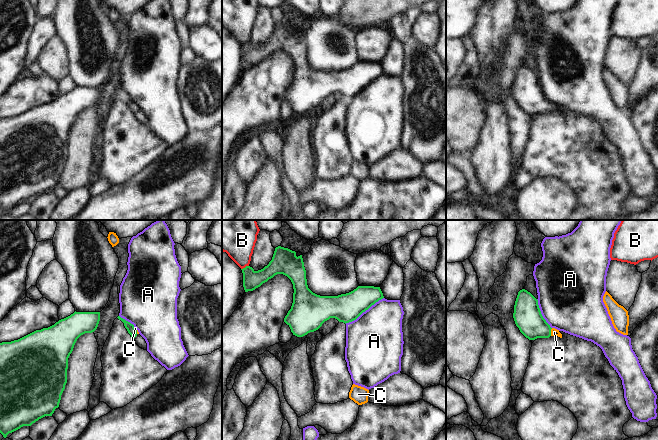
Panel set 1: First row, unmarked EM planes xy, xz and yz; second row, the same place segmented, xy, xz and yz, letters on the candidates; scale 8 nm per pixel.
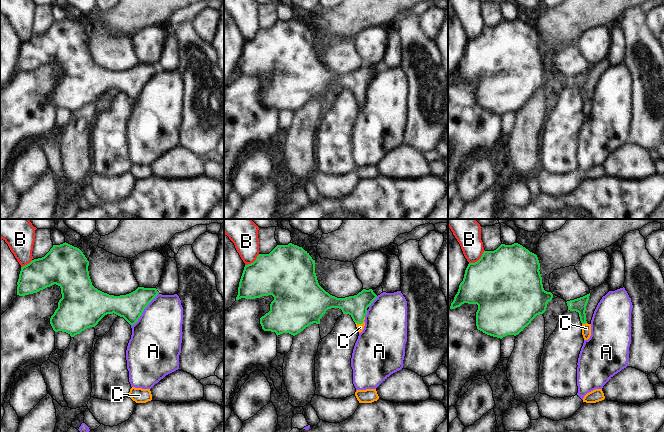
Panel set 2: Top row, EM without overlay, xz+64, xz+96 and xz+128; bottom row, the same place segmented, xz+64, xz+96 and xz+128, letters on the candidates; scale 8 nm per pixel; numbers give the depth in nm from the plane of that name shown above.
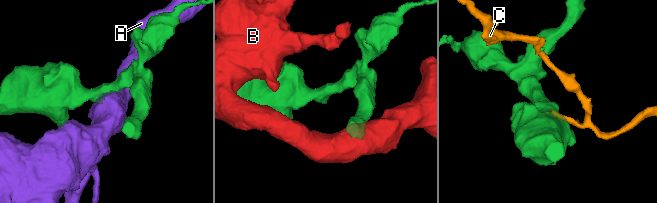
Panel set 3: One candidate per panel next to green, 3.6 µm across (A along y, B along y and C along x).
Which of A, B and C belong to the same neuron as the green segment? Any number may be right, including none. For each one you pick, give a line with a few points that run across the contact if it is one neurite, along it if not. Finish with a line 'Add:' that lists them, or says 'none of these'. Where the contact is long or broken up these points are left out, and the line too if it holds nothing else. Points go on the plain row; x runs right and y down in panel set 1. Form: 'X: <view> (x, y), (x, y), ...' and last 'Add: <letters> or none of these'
C: yz (527, 91), (541, 105), (550, 108), (554, 108)
Add: C

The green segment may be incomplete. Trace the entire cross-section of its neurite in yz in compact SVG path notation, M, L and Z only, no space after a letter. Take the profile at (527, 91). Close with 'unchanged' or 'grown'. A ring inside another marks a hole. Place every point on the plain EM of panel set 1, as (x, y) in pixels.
M525 65L518 68L513 94L520 108L529 116L549 114L550 112L562 114L559 106L551 104L543 94L538 76Z; grown

